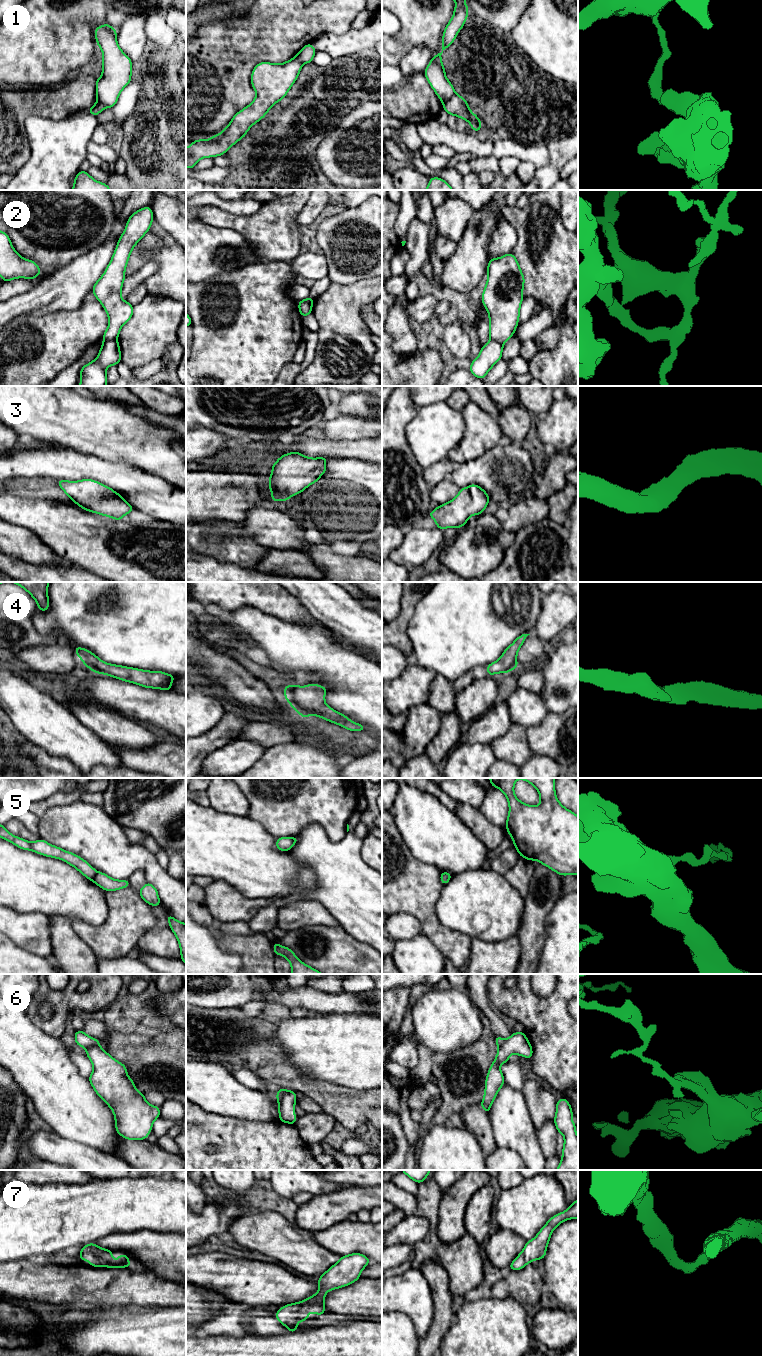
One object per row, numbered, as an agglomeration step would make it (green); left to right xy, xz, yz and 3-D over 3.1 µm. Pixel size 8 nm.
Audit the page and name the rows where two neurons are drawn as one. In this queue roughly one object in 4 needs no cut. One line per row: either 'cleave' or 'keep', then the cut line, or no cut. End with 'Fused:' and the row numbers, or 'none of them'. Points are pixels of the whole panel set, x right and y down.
1: cleave; cut yz (454, 93), (443, 104)
2: cleave; cut xy (116, 339), (104, 342)
3: keep; cut none
4: keep; cut none
5: cleave; cut xy (97, 872), (92, 880)
6: cleave; cut xy (99, 1043), (92, 1044), (86, 1049)
7: keep; cut none
Fused: 1, 2, 5, 6

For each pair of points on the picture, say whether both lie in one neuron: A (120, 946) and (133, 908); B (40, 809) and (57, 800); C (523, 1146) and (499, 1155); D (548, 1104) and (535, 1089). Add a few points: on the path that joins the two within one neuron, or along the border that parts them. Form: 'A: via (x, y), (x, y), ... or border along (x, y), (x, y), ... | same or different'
A: via (120, 937), (120, 933), (129, 917) | same
B: via (44, 805), (53, 800) | same
C: border along (497, 1146), (511, 1148), (523, 1159) | different
D: via (544, 1100), (537, 1093) | same

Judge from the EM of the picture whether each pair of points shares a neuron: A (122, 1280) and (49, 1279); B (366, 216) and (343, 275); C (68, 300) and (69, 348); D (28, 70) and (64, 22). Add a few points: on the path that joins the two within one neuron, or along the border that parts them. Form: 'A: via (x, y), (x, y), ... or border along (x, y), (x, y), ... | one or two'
A: via (104, 1281), (67, 1281) | one
B: via (346, 220), (331, 230), (336, 239), (336, 257) | one
C: border along (86, 295), (76, 309), (56, 310), (45, 314) | two
D: via (32, 58), (56, 34) | one

